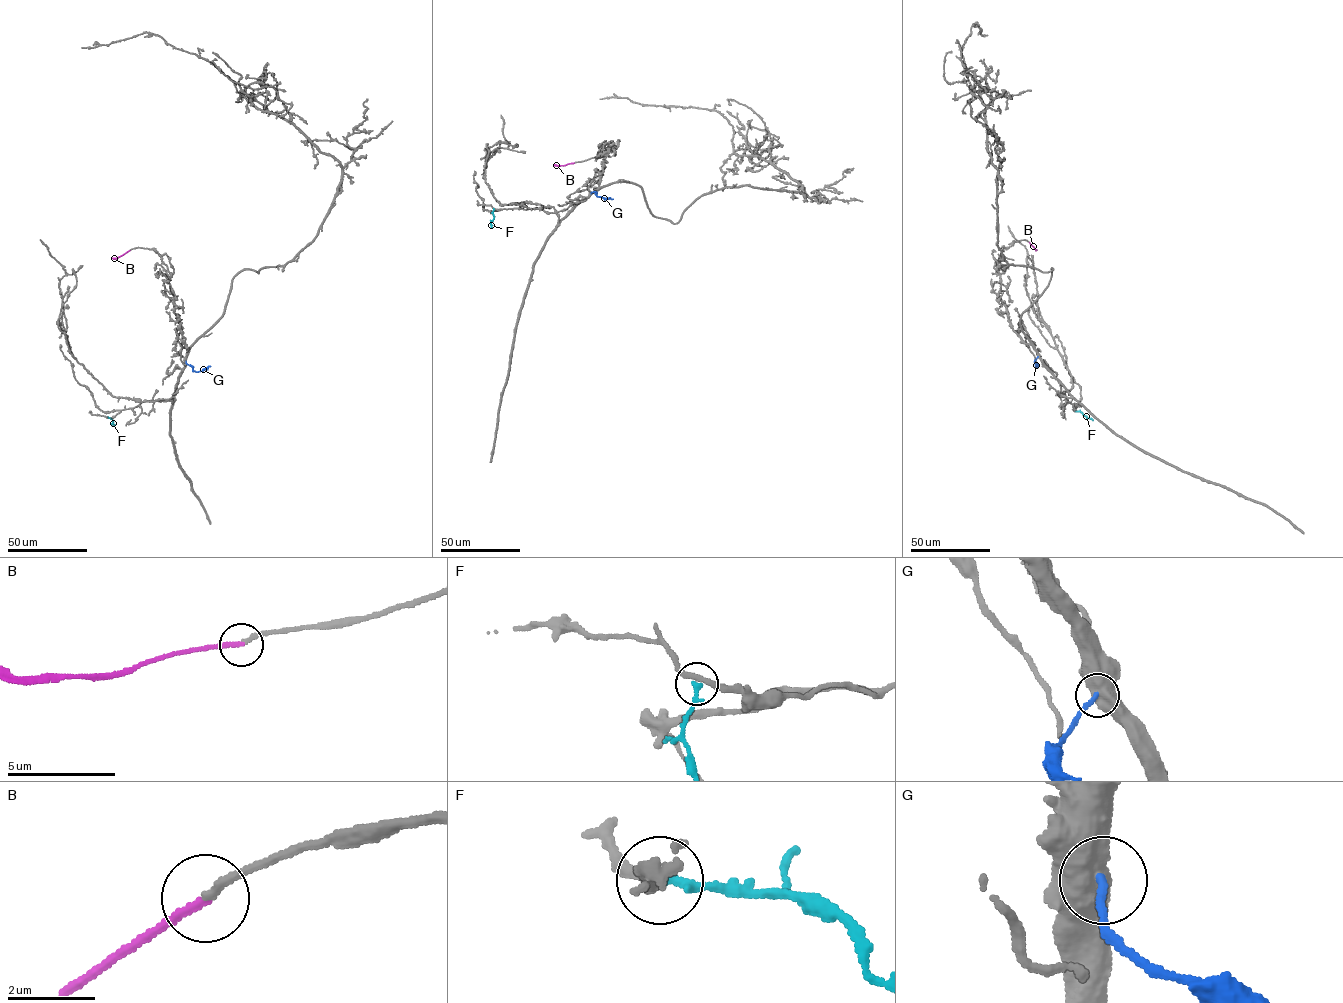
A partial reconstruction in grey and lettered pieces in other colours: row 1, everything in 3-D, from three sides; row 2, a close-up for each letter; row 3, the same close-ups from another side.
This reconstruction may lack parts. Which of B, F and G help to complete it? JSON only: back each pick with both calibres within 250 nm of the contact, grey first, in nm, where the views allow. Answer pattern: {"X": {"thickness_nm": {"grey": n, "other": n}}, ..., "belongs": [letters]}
{"B": {"thickness_nm": {"grey": 170, "other": 190}}, "belongs": ["B"]}

